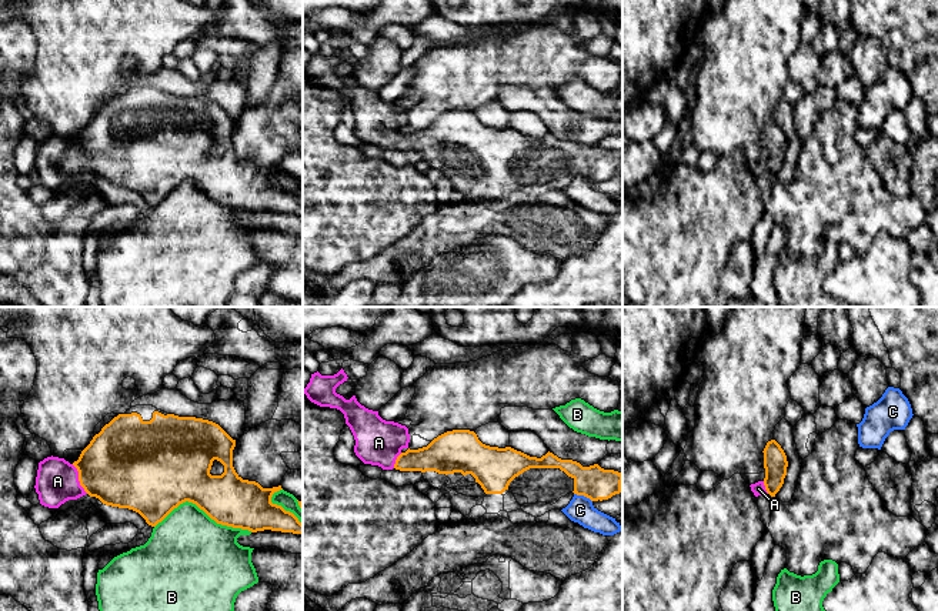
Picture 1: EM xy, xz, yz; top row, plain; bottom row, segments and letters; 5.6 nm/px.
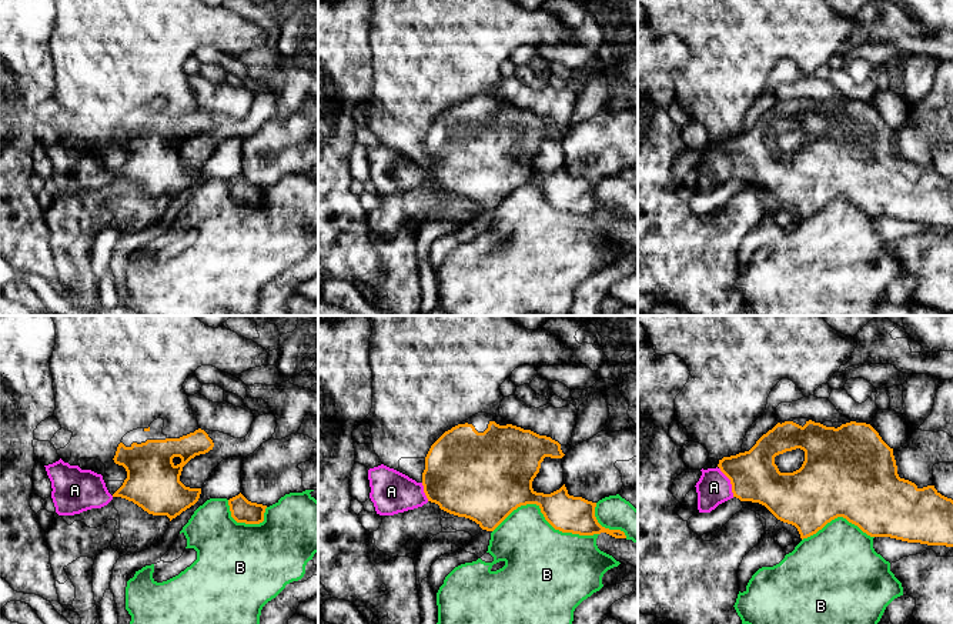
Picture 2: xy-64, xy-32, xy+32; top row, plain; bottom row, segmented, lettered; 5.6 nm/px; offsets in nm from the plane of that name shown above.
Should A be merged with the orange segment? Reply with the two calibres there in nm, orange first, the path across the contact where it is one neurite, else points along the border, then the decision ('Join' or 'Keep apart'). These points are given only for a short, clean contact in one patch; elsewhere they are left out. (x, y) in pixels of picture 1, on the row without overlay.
Thickness 440 nm (orange) against 240 nm. Path across: xy (122, 147), (109, 147), (79, 159), (57, 162). Join

